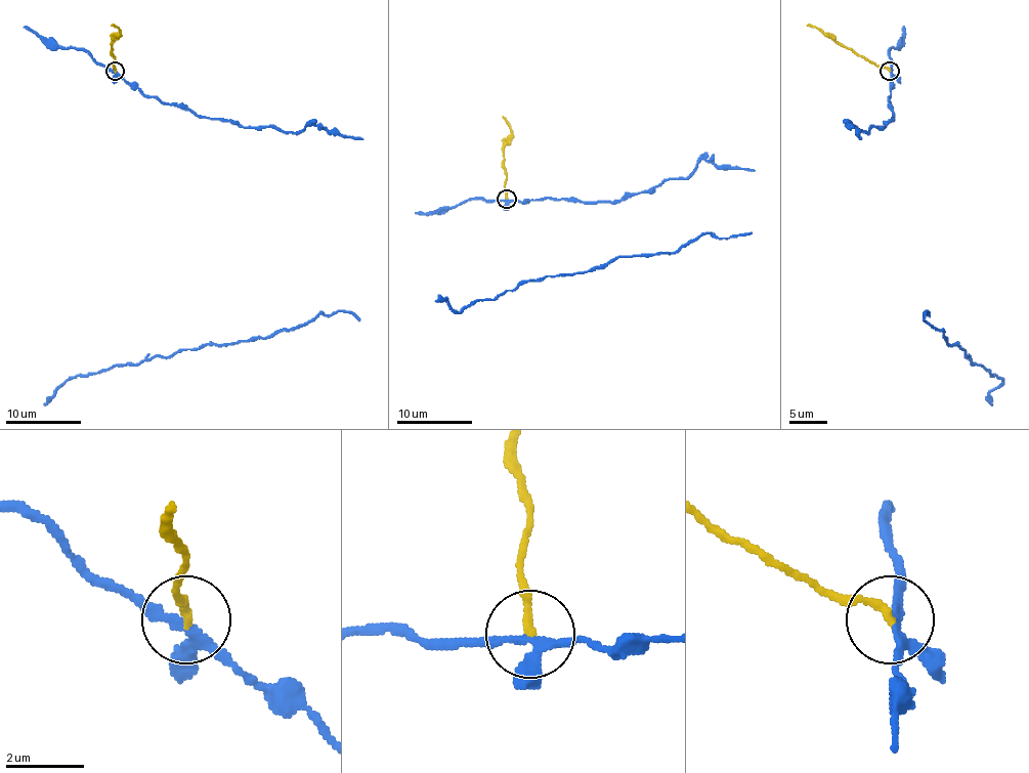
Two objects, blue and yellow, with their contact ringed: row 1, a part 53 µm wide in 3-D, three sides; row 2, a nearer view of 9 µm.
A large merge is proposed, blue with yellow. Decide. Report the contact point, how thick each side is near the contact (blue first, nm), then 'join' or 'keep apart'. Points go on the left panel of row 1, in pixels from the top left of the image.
(115, 71) | 170/220 nm | keep apart

